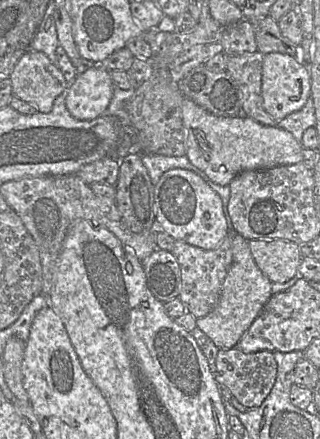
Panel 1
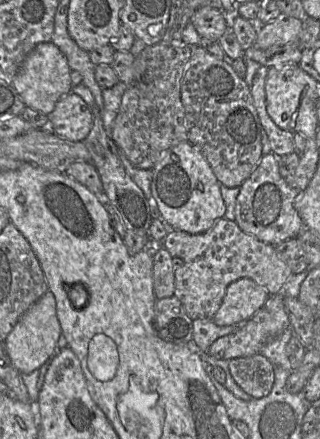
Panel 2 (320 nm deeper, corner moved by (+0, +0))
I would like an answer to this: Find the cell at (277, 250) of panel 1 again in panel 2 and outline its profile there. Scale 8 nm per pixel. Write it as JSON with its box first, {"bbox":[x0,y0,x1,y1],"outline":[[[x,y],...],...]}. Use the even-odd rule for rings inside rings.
{"bbox":[162,218,292,320],"outline":[[[220,218],[209,230],[189,234],[169,231],[162,241],[174,262],[174,296],[191,320],[212,320],[221,306],[228,285],[240,278],[250,278],[269,295],[281,292],[292,275],[291,269],[276,254],[273,245],[243,232],[235,221]]]}

